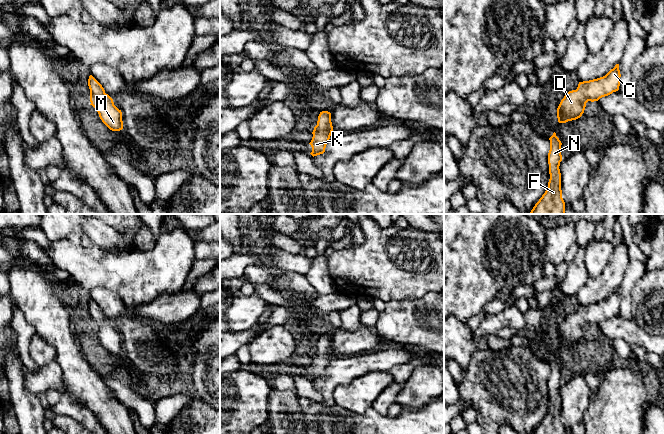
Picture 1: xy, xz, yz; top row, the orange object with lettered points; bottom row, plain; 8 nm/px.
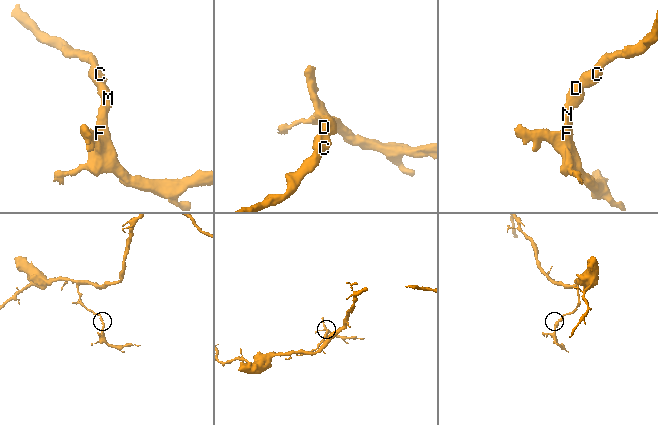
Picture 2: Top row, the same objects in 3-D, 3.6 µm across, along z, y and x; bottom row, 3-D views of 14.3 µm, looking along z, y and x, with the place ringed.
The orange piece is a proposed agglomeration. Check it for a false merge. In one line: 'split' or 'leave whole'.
leave whole

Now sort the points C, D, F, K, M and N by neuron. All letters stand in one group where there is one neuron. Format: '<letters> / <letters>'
C D F K M N

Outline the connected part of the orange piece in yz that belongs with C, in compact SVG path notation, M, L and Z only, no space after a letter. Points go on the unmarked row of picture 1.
M616 288L605 300L579 306L576 314L569 315L561 324L557 332L559 347L576 344L584 337L588 325L598 325L619 314L620 310L619 288Z

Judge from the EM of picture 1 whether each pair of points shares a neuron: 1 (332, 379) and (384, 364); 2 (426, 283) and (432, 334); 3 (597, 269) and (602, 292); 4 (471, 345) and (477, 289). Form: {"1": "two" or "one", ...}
{"1": "one", "2": "two", "3": "two", "4": "two"}

